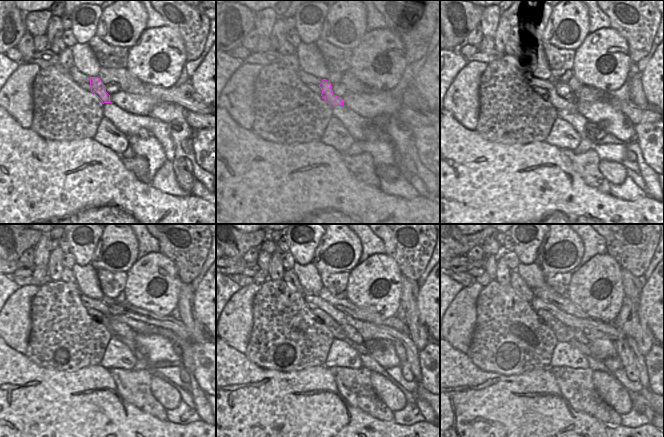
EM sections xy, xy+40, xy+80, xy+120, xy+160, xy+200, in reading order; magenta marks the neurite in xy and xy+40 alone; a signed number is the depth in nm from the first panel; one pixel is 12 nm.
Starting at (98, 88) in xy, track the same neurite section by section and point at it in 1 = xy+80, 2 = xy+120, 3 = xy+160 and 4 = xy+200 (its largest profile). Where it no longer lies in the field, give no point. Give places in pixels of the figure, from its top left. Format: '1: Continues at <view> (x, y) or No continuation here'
1: Continues at xy+80 (560, 103)
2: Continues at xy+120 (120, 329)
3: Continues at xy+160 (352, 334)
4: Continues at xy+200 (579, 336)

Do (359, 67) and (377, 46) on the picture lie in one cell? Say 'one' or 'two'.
one

